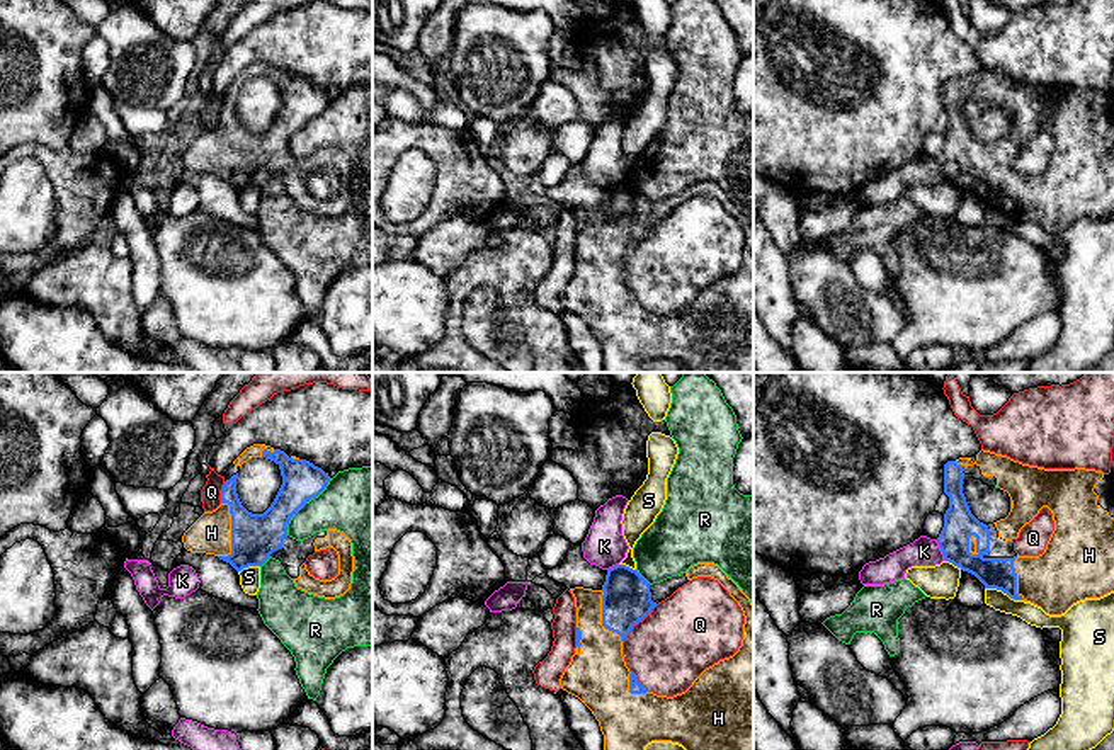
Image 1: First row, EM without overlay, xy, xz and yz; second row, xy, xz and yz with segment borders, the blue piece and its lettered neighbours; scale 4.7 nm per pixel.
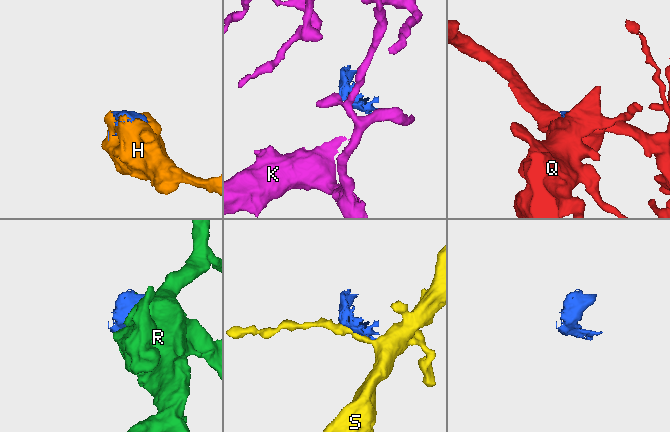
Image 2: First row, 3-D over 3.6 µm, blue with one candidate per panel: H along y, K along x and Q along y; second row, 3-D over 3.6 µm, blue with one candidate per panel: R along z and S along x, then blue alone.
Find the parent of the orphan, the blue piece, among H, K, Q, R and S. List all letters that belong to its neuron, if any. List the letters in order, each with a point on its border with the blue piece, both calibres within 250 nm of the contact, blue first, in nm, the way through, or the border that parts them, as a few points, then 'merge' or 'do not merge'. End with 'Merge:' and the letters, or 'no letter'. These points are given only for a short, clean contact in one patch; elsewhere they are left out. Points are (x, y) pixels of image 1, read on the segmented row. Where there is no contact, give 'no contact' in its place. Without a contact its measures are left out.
H: xy (232, 528) | 220/190 nm | merge
K: yz (941, 550) | 160/140 nm | along yz (936, 539), (946, 560) | do not merge
Q: xz (636, 623) | 240/380 nm | do not merge
R: xy (303, 504) | 200/320 nm | do not merge
S: yz (1004, 592) | 150/90 nm | do not merge
Merge: H

